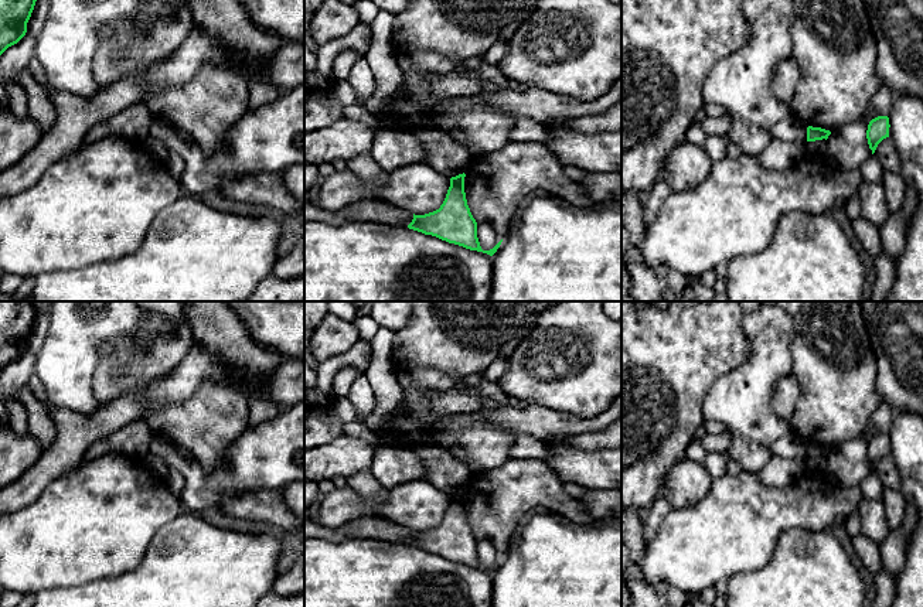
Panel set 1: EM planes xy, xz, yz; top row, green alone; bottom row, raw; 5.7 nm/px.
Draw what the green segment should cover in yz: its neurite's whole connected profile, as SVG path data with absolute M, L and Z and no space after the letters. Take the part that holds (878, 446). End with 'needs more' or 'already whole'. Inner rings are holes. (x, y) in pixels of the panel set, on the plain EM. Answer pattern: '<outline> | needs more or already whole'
M878 433L872 436L868 441L866 456L872 471L875 470L878 461L889 454L889 434L888 433Z | already whole

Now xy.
M0 301L0 372L25 352L35 318L33 301Z | already whole

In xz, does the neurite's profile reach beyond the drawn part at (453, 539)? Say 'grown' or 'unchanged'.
unchanged

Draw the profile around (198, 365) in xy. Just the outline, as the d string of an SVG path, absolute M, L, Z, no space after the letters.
M194 338L184 359L164 379L150 383L147 395L157 405L168 405L190 398L205 381L219 382L239 392L239 385L218 354Z

